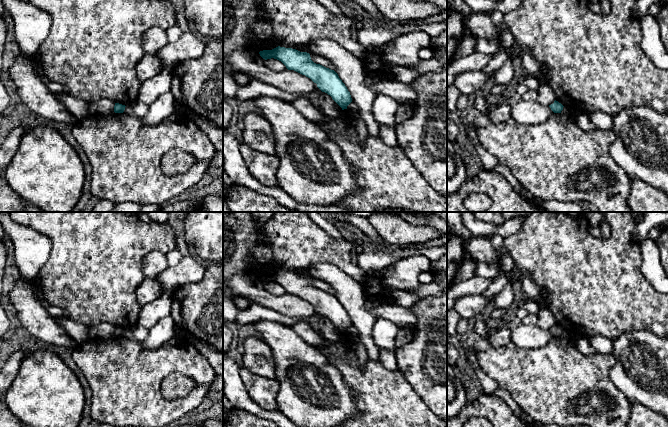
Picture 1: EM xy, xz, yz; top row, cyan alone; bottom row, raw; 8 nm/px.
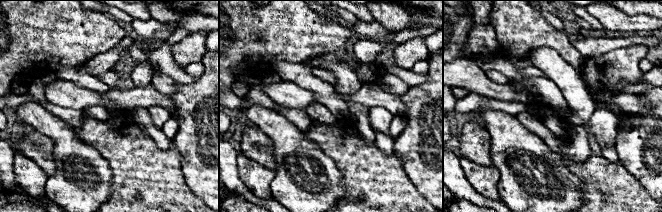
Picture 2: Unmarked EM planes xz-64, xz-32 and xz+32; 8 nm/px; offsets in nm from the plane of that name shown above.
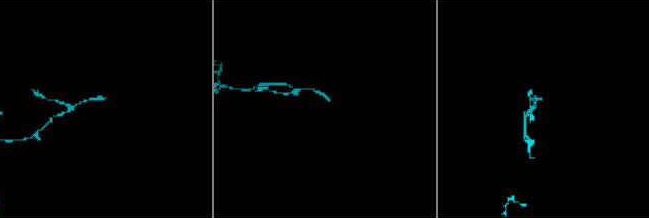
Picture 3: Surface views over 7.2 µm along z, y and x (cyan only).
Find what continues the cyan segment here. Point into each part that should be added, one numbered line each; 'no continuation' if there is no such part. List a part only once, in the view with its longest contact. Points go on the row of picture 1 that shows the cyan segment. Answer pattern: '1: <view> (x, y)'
no continuation

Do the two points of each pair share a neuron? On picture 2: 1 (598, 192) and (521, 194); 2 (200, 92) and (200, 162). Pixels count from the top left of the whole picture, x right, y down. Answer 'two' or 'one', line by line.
1: two
2: one

